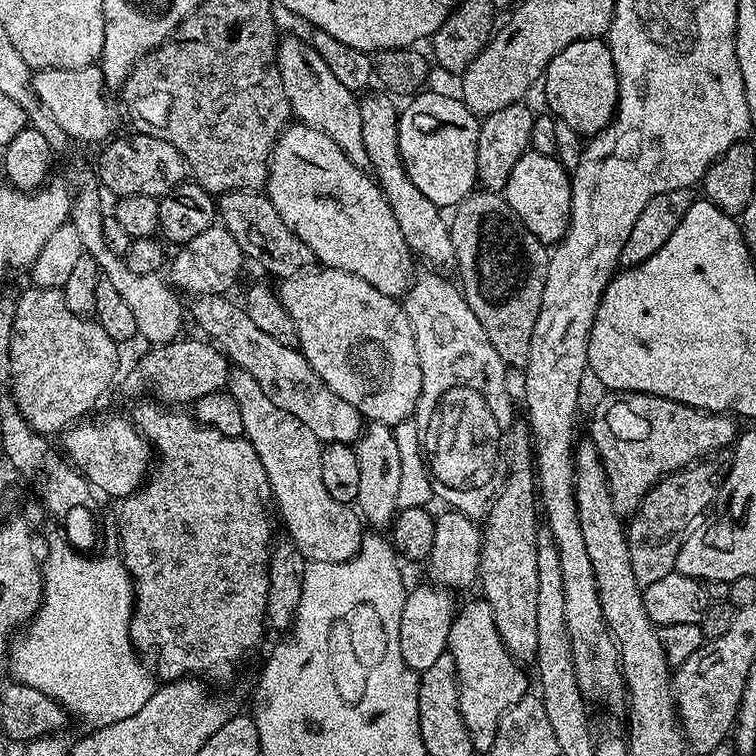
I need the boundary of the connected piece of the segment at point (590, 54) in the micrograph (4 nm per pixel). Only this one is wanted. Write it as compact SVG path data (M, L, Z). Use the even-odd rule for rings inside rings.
M603 39L579 40L570 42L566 50L554 54L554 58L546 66L542 77L544 84L544 96L548 99L547 111L559 123L570 126L574 131L580 133L581 137L591 138L597 132L607 128L616 115L616 103L618 102L618 90L620 89L620 79L614 66L614 58L610 54L607 43Z

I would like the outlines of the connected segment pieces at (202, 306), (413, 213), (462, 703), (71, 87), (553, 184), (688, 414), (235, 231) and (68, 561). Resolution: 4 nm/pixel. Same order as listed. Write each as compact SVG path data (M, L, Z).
M224 294L208 295L199 296L192 302L194 304L192 308L190 306L190 316L191 319L193 316L200 326L203 331L201 333L206 335L235 367L246 370L246 374L250 374L250 378L254 378L254 382L262 386L266 398L270 398L270 402L274 402L278 410L294 414L294 418L298 418L302 426L314 430L321 442L352 444L359 440L366 424L360 411L350 406L346 398L338 398L338 394L334 394L334 390L330 390L322 382L322 378L314 374L310 362L306 362L299 347L286 346L278 342L278 338L270 338L270 334L258 330L258 326L250 322L247 307L240 305L239 308L234 301L228 299L232 298Z
M384 90L377 91L378 92L369 91L367 95L360 100L362 142L366 146L368 168L370 169L371 175L374 177L376 183L380 185L380 189L384 192L384 197L390 206L390 210L394 210L394 218L398 221L398 230L402 230L402 238L406 238L408 251L412 253L413 257L420 259L421 256L421 258L428 263L425 265L432 270L444 270L440 268L455 269L456 255L454 254L452 229L449 221L446 219L445 213L434 202L430 202L430 198L426 198L426 194L422 194L422 190L418 190L418 186L414 186L414 182L410 182L410 178L404 169L404 163L400 157L400 147L398 146L400 112L398 111L398 107L396 108L395 103L397 103L397 101L393 99L388 92Z
M483 598L459 605L456 617L450 626L448 650L454 658L458 706L462 710L462 722L470 730L472 751L486 754L494 746L494 734L498 734L498 722L514 702L518 702L529 691L528 680L521 665L506 650L494 626L494 610Z
M99 67L79 68L78 70L58 70L42 68L33 75L32 89L37 98L50 112L50 118L66 130L73 141L102 140L107 141L116 131L116 112L108 101L104 76Z
M525 152L522 158L510 170L503 193L504 201L514 210L514 214L545 246L555 245L563 240L568 229L570 206L572 205L572 178L569 169L565 168L555 156Z
M609 391L596 404L592 412L592 432L590 438L596 443L600 457L604 460L604 469L610 482L610 490L616 498L616 511L621 517L631 517L642 498L660 481L688 464L711 457L719 448L727 449L738 435L737 421L731 415L722 412L704 412L700 408L691 408L682 402L670 398L651 396L645 392Z
M234 190L219 193L218 220L228 231L230 238L238 242L249 261L257 260L266 271L273 272L274 275L280 276L279 278L307 272L317 263L310 246L306 246L306 242L302 242L302 238L298 238L298 234L294 234L294 230L290 230L286 222L282 222L278 210L274 210L263 191Z
M57 538L48 552L48 564L43 565L44 596L35 616L23 625L20 637L10 644L10 659L6 667L12 671L11 679L17 684L34 686L50 698L54 698L69 717L89 724L95 730L122 722L130 714L138 714L158 687L147 664L136 655L132 640L128 636L132 621L134 593L132 579L119 555L96 556L77 552L63 539Z

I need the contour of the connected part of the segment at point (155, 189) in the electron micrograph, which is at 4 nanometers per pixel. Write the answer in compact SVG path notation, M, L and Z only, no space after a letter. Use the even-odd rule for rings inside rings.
M135 133L132 136L111 139L98 158L97 179L106 192L110 191L118 198L130 194L146 194L159 198L187 179L187 164L181 152L175 150L170 142L154 138L153 135Z

